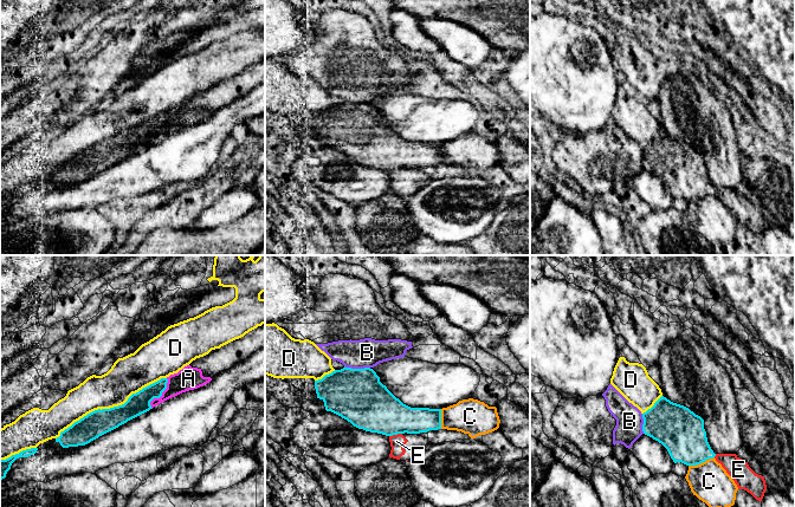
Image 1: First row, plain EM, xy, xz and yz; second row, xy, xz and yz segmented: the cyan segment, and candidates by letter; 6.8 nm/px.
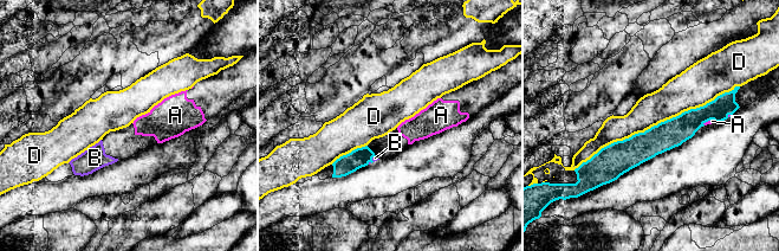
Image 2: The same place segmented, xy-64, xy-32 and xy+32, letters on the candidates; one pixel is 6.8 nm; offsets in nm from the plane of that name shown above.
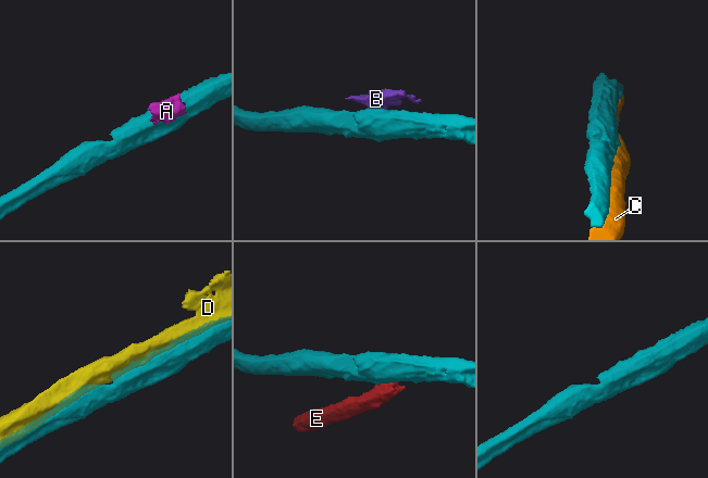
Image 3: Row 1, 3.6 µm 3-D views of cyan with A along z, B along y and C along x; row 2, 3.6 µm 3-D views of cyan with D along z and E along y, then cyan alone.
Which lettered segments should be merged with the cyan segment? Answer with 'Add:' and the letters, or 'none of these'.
Add: none of these

